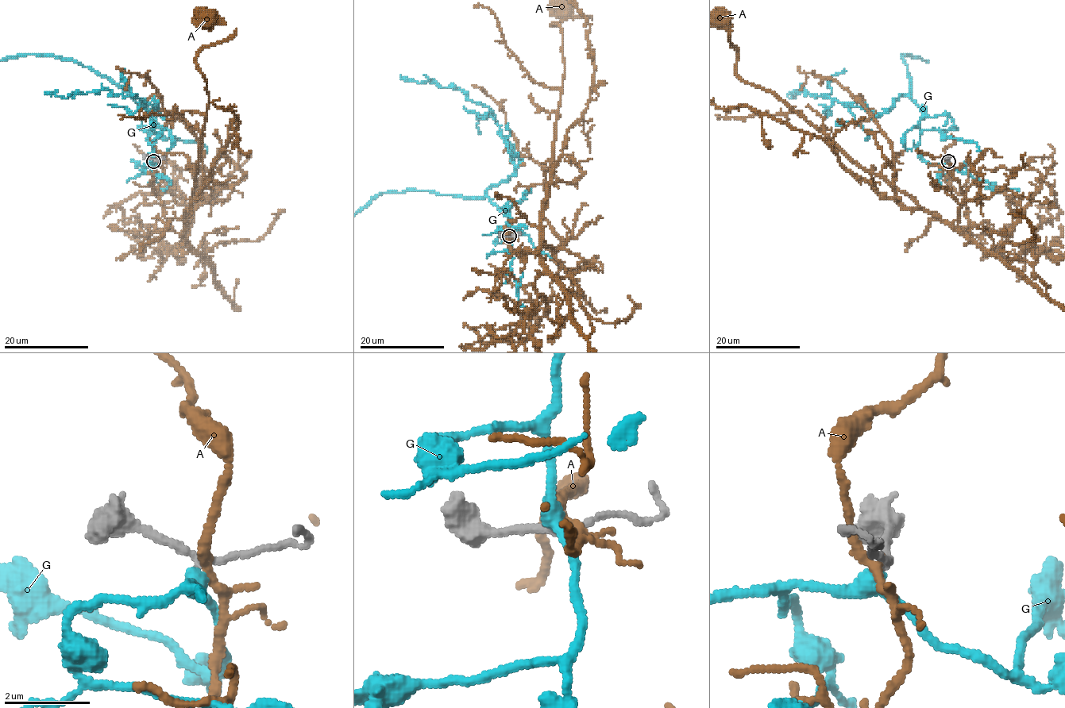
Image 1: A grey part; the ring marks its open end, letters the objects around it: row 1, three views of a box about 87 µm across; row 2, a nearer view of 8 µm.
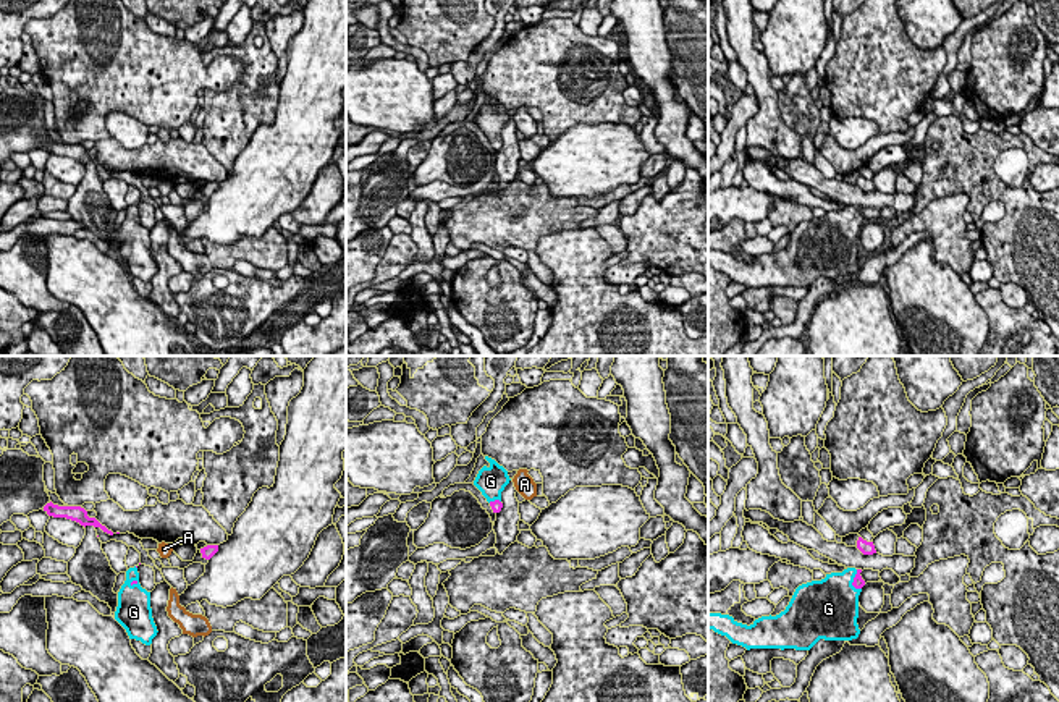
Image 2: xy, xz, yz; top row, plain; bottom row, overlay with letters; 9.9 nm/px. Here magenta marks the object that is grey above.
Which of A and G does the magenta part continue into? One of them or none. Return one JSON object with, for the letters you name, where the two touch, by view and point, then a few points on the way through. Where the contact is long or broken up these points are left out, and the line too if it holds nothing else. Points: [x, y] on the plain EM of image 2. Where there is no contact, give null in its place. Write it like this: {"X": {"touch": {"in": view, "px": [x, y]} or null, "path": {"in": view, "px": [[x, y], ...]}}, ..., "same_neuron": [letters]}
{"G": {"touch": {"in": "yz", "px": [854, 219]}, "path": {"in": "yz", "px": [[859, 220], [854, 219], [835, 235]]}}, "same_neuron": ["G"]}

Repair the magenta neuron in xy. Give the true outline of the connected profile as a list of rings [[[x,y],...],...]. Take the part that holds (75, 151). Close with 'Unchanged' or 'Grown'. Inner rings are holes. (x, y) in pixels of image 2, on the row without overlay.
[[[50,139],[44,144],[44,149],[53,155],[66,155],[76,159],[84,165],[86,163],[100,165],[103,170],[113,173],[113,170],[102,163],[95,155],[89,155],[87,149],[81,144],[58,144]]]. Unchanged

